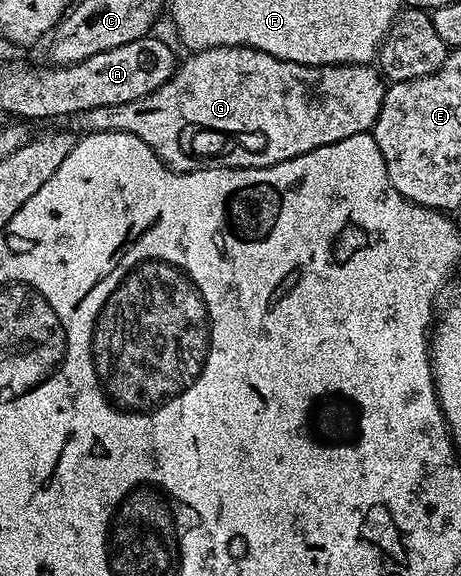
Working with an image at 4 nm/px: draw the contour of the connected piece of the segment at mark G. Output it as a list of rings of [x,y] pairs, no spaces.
[[[223,46],[222,48],[208,48],[202,52],[194,52],[186,55],[186,60],[182,59],[178,63],[177,68],[173,71],[173,77],[167,82],[163,82],[163,86],[159,86],[159,90],[155,90],[151,94],[147,94],[143,98],[135,98],[135,102],[127,102],[126,104],[116,104],[115,106],[95,106],[95,110],[83,110],[76,112],[73,116],[68,117],[68,131],[74,134],[88,134],[91,132],[126,132],[127,134],[135,134],[135,138],[143,138],[143,142],[147,142],[147,146],[153,148],[153,153],[164,162],[165,167],[173,172],[187,172],[194,166],[198,168],[262,168],[263,166],[271,166],[278,164],[284,160],[290,160],[296,156],[307,154],[311,150],[319,150],[319,146],[327,146],[339,142],[343,138],[351,138],[360,132],[369,132],[373,127],[373,123],[379,118],[379,110],[383,106],[383,98],[385,97],[386,81],[383,79],[380,71],[373,64],[324,64],[321,68],[308,68],[306,64],[299,62],[287,62],[283,58],[275,58],[271,54],[267,54],[263,50],[255,50],[254,48],[240,48],[239,46]]]

